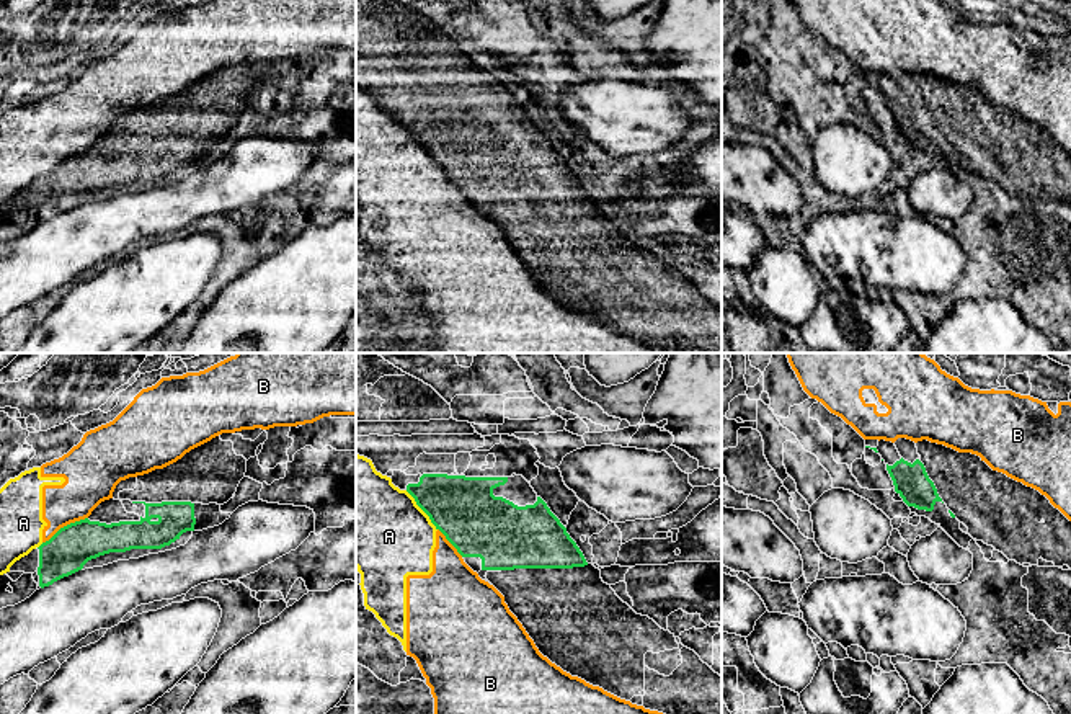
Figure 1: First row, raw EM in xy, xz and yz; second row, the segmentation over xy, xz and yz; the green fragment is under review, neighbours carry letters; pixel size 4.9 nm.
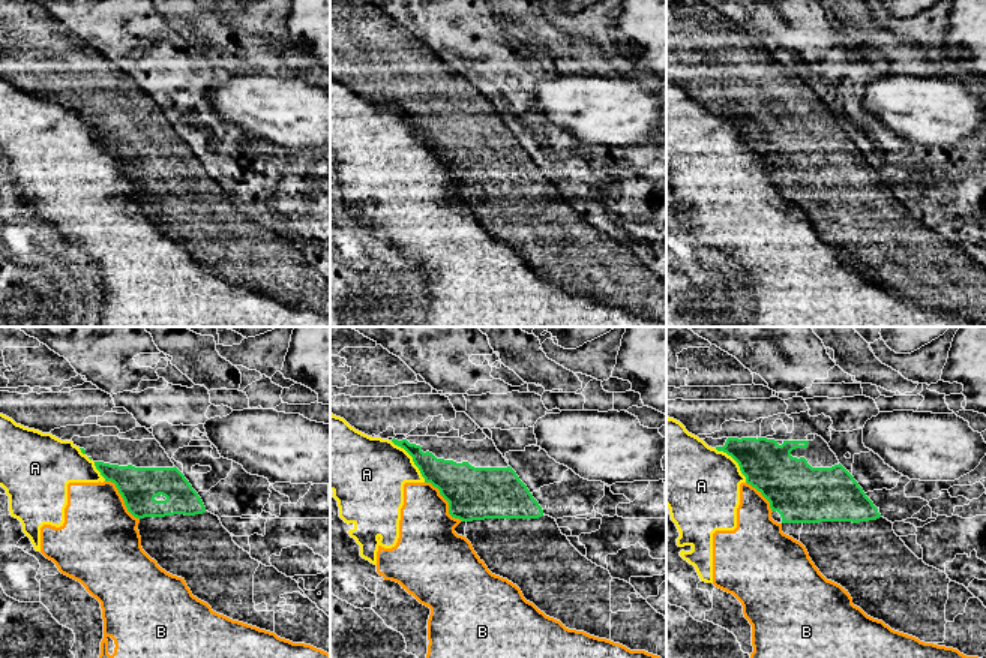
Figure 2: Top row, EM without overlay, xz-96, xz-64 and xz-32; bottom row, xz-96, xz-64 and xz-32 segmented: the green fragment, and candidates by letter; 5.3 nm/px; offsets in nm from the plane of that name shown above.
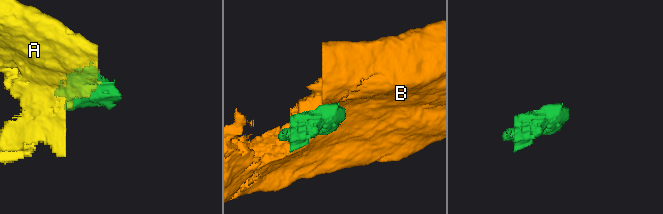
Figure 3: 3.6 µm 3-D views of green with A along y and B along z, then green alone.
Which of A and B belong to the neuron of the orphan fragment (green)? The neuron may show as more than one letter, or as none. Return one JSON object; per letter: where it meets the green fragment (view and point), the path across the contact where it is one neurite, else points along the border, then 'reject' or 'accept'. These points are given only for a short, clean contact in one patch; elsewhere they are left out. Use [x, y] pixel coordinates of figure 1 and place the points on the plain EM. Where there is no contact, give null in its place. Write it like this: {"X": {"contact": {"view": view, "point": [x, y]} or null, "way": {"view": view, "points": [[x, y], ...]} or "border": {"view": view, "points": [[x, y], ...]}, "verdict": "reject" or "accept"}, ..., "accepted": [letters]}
{"A": {"contact": {"view": "xz", "point": [422, 142]}, "verdict": "reject"}, "B": {"contact": {"view": "xy", "point": [64, 160]}, "verdict": "reject"}, "accepted": []}

